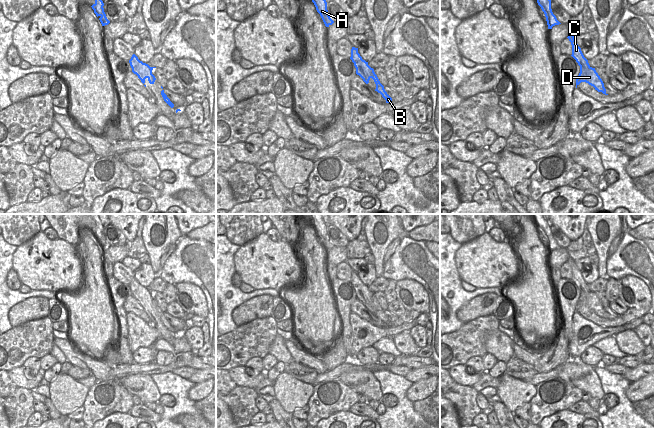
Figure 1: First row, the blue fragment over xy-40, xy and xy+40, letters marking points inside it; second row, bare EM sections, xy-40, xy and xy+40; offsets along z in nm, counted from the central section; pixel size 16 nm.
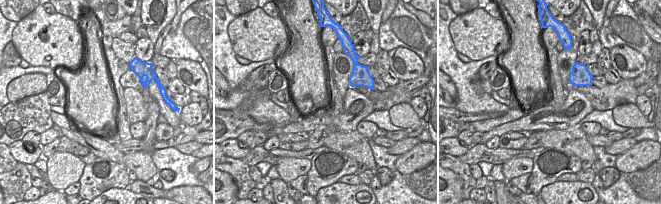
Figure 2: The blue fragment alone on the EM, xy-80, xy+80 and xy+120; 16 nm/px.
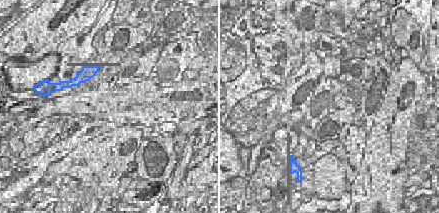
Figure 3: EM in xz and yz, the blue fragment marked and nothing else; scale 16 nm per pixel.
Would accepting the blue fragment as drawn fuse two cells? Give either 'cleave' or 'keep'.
cleave

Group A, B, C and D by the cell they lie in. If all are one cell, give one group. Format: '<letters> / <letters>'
A C / B D

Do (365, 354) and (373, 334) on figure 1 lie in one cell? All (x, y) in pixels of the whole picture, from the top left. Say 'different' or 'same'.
different

